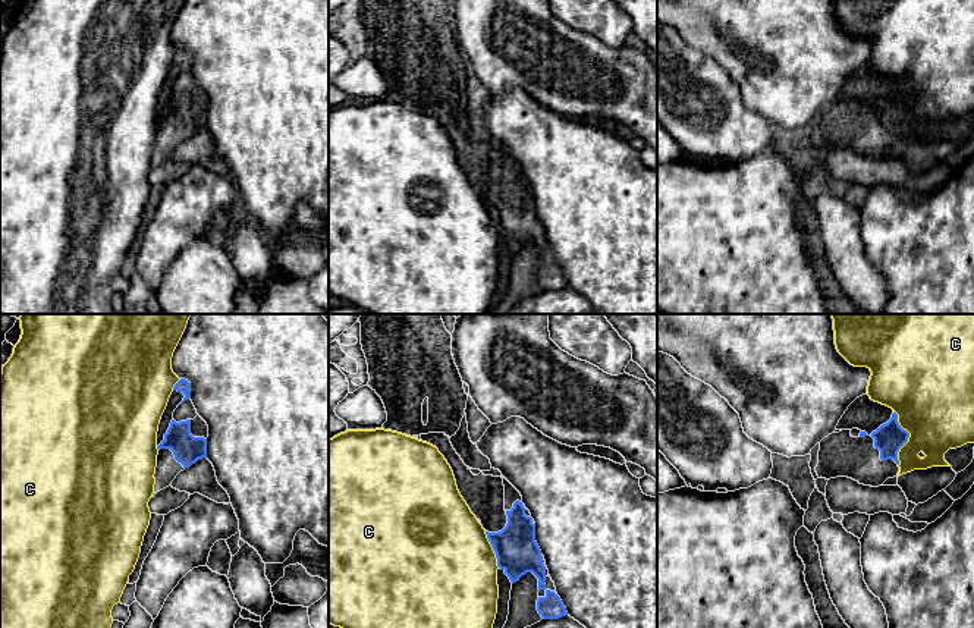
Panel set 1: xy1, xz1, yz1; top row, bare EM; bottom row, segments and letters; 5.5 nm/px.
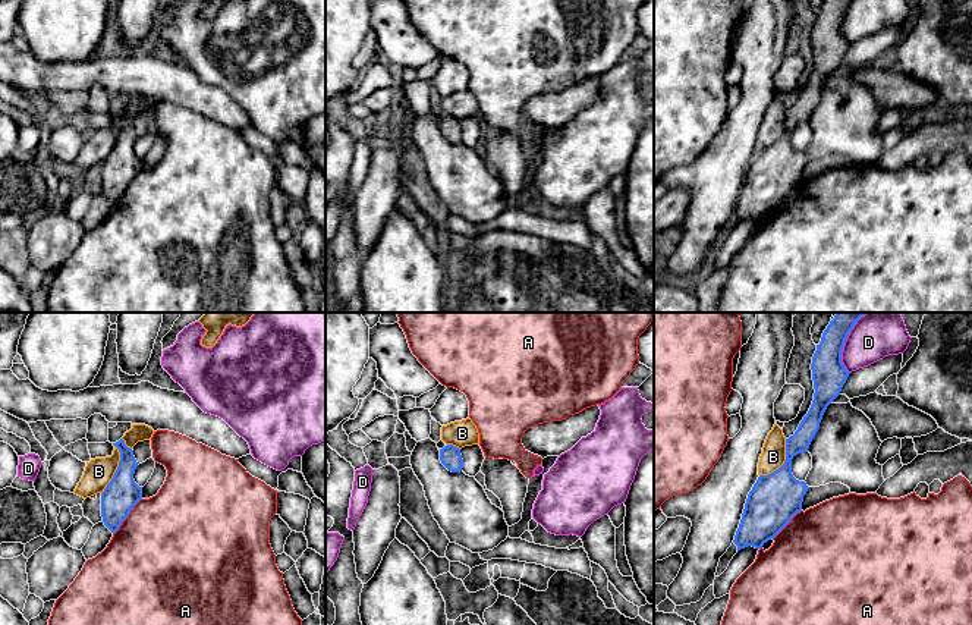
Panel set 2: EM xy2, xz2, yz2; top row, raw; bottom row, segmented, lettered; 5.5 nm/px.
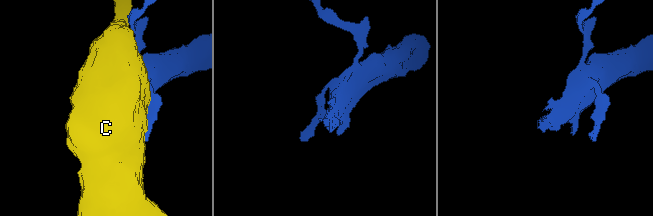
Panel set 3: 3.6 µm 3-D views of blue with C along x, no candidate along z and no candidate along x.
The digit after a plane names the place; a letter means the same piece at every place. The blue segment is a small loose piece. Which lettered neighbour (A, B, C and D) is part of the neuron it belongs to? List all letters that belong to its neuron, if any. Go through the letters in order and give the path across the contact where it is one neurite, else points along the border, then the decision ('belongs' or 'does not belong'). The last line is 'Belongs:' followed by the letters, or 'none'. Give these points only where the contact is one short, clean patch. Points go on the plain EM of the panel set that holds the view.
A: does not belong
B: border along xy2 (113, 115), (119, 123), (119, 137), (101, 165); does not belong
C: does not belong
D: does not belong
Belongs: none

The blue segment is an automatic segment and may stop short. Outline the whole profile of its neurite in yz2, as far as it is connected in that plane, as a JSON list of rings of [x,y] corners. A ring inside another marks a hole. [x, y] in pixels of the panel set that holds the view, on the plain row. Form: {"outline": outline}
{"outline": [[[852,0],[824,1],[811,35],[815,60],[812,76],[800,92],[795,106],[786,110],[784,135],[768,147],[759,147],[749,163],[739,200],[733,211],[733,214],[737,217],[737,223],[748,217],[761,220],[768,211],[774,210],[798,183],[802,182],[803,167],[809,158],[805,153],[799,153],[793,148],[792,131],[800,123],[808,123],[809,116],[820,100],[820,94],[827,78],[840,66],[842,59],[850,45],[842,34],[843,18],[850,1]]]}

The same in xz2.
{"outline": [[[453,116],[440,120],[440,132],[452,144],[460,144],[463,139],[460,120]]]}

